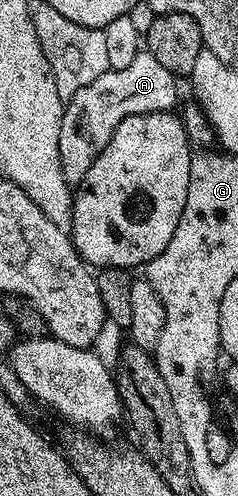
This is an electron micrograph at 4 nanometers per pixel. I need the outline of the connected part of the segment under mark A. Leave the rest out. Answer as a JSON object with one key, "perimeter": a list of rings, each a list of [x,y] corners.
{"perimeter":[[[140,50],[125,70],[111,68],[100,74],[96,82],[88,82],[84,90],[76,90],[76,94],[65,101],[60,122],[60,170],[67,184],[81,184],[84,174],[88,174],[92,162],[96,162],[100,150],[108,146],[116,126],[120,126],[124,118],[177,109],[178,84],[179,77],[166,70],[151,52]]]}

